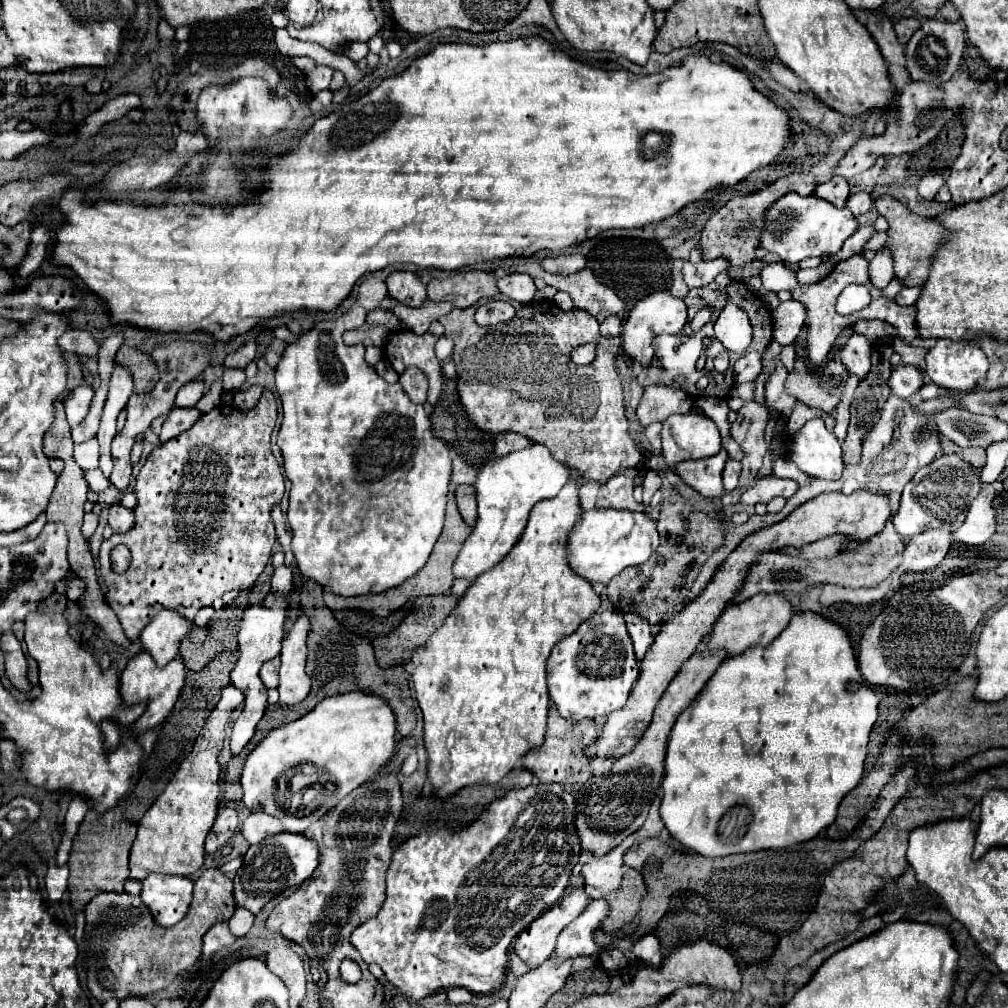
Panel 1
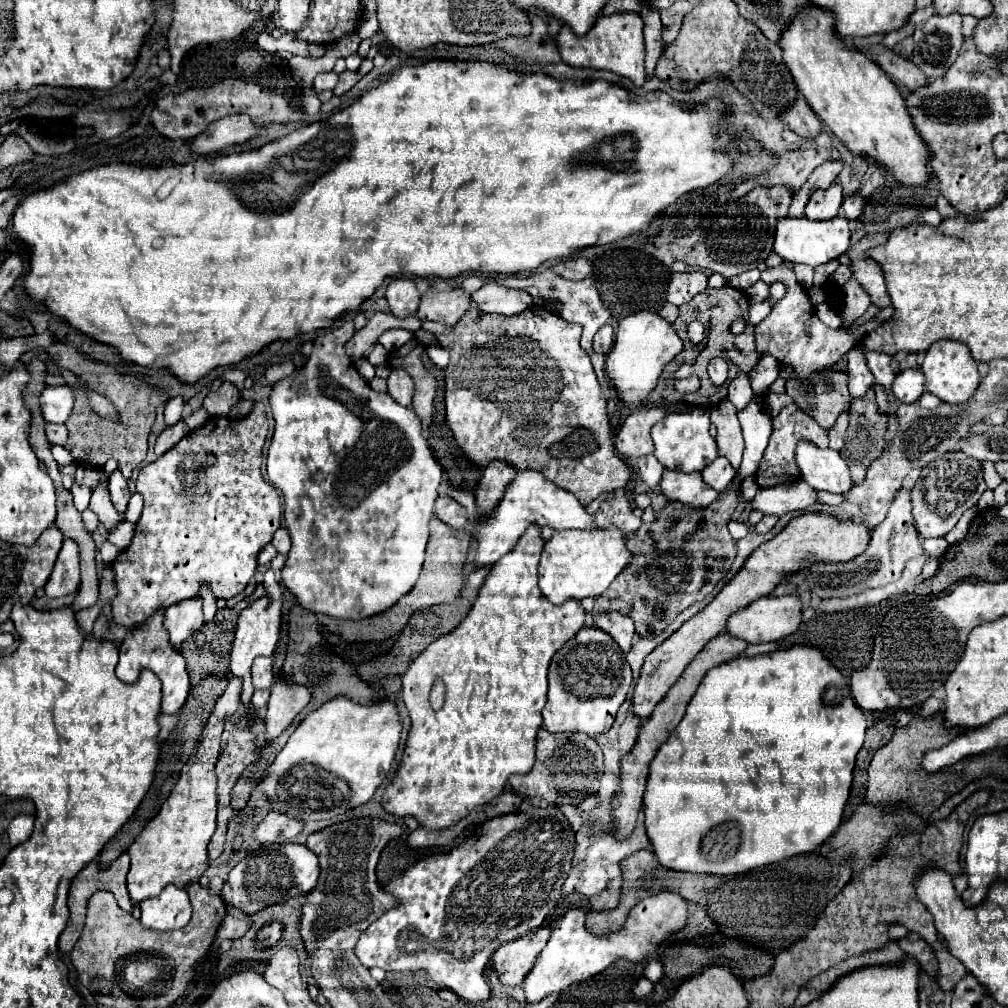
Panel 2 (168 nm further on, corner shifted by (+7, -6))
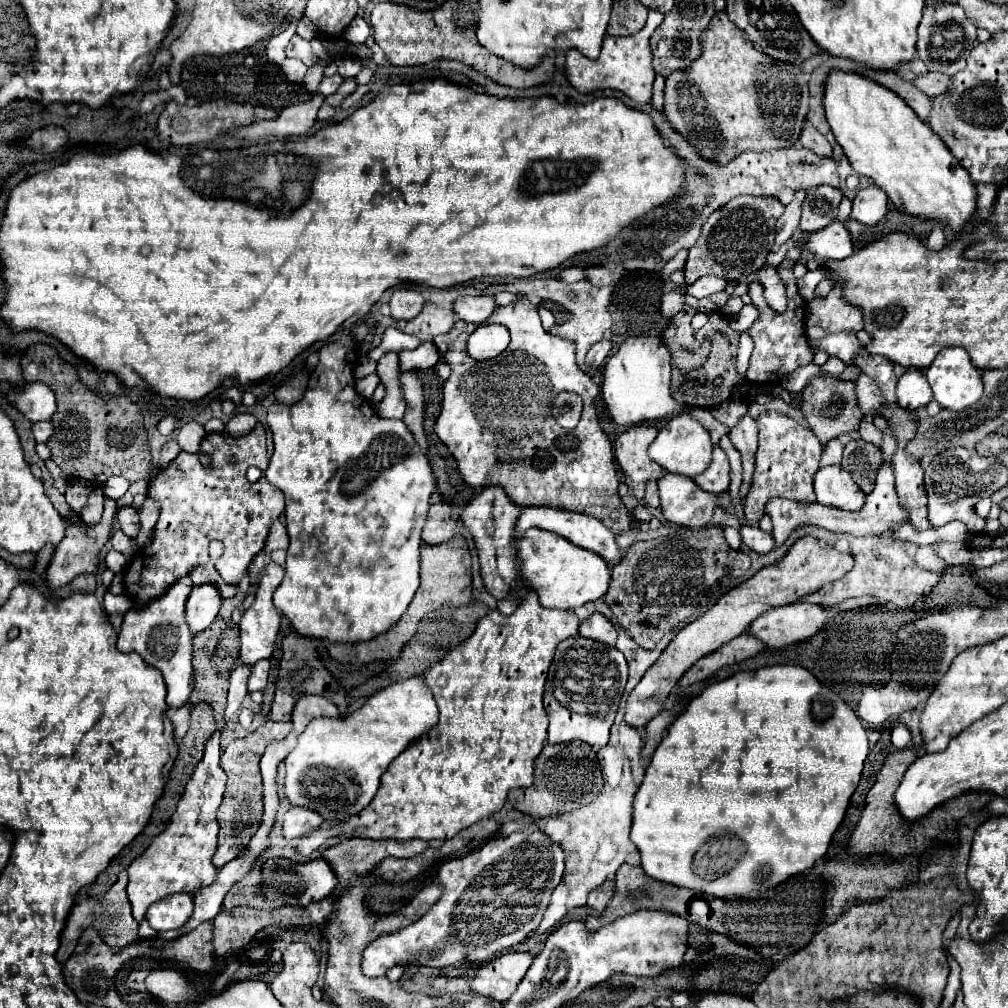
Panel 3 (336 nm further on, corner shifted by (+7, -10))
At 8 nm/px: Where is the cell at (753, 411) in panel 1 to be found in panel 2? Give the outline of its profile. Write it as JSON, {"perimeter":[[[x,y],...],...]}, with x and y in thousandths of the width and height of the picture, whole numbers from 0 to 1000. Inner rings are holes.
{"perimeter":[[[723,482],[713,490],[713,496],[701,504],[686,504],[676,498],[662,498],[648,518],[638,520],[634,528],[622,534],[622,544],[630,548],[630,556],[608,575],[606,583],[592,591],[592,599],[598,607],[616,607],[626,611],[630,625],[636,633],[650,633],[664,617],[684,603],[686,599],[707,589],[709,579],[725,563],[731,550],[729,536],[721,526],[721,518],[729,508],[733,494],[733,482]]]}

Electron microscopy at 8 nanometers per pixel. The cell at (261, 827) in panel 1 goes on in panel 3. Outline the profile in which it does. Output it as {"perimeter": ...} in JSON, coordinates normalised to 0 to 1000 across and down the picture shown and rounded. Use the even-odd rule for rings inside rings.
{"perimeter":[[[291,800],[291,802],[283,808],[281,827],[283,827],[285,833],[295,833],[295,831],[301,831],[301,829],[305,829],[307,825],[314,823],[320,815],[322,815],[322,812],[316,810],[314,806],[311,806],[309,802]]]}

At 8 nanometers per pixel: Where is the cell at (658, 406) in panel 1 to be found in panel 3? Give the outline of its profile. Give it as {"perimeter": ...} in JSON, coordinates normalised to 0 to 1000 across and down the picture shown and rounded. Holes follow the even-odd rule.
{"perimeter":[[[634,421],[618,429],[610,438],[612,460],[626,474],[628,492],[632,496],[638,496],[640,482],[644,476],[654,476],[658,472],[658,464],[642,452],[642,444],[650,437],[650,433],[652,433],[650,423]]]}

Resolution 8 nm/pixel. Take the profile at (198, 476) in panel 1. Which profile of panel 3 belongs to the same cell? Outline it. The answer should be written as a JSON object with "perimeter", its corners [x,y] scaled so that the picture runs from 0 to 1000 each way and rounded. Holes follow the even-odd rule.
{"perimeter":[[[255,421],[247,431],[237,435],[223,429],[205,431],[199,438],[199,448],[207,452],[207,464],[201,462],[197,450],[180,448],[170,458],[170,464],[160,466],[146,484],[146,492],[160,500],[160,510],[150,540],[132,552],[123,567],[123,581],[134,599],[150,597],[195,560],[203,560],[211,536],[223,540],[223,548],[213,558],[215,567],[225,579],[235,579],[253,550],[261,544],[269,518],[283,506],[281,488],[275,482],[267,480],[263,472],[253,480],[243,472],[247,462],[255,462],[263,468],[267,460],[261,421]],[[229,454],[233,454],[233,460],[227,460]]]}

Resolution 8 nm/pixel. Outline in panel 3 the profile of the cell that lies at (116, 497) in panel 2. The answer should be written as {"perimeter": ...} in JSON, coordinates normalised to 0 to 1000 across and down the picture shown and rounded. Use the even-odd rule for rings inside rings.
{"perimeter":[[[124,502],[124,504],[118,504],[116,506],[116,518],[118,518],[118,524],[128,532],[128,534],[134,534],[138,530],[138,512],[136,508],[130,504],[130,502]]]}

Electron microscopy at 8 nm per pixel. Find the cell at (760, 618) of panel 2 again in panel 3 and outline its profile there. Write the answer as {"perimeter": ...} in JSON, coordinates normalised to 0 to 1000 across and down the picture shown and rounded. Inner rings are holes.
{"perimeter":[[[789,597],[777,603],[767,603],[753,611],[743,627],[757,635],[763,643],[777,643],[797,637],[818,621],[820,607],[805,597]]]}

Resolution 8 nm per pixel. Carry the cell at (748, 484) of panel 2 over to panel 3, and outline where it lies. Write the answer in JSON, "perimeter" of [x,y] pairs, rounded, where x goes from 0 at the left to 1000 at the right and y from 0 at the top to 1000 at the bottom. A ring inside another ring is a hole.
{"perimeter":[[[737,522],[735,524],[735,534],[751,550],[761,550],[761,548],[765,548],[769,544],[767,532],[761,530],[761,528],[757,528],[751,522]]]}

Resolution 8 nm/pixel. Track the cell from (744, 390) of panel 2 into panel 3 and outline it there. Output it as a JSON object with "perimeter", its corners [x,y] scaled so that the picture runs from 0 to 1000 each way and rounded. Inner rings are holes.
{"perimeter":[[[739,411],[735,415],[735,419],[723,429],[725,440],[733,446],[735,450],[735,458],[737,458],[737,492],[743,486],[745,474],[747,474],[747,466],[749,466],[749,448],[751,448],[751,421],[749,417]]]}

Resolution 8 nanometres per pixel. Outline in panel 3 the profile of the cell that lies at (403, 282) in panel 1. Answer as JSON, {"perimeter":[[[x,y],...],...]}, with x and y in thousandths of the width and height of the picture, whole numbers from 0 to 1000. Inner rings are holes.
{"perimeter":[[[392,288],[390,294],[388,294],[388,313],[392,317],[408,317],[412,315],[418,306],[422,302],[422,296],[418,294],[418,290],[412,290],[412,288]]]}

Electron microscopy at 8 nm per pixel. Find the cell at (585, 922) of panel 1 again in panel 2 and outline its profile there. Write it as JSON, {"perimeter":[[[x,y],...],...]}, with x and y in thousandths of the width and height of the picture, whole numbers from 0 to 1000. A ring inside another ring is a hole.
{"perimeter":[[[656,885],[644,891],[638,891],[624,905],[620,919],[614,925],[604,929],[588,929],[580,923],[580,903],[566,901],[561,905],[555,919],[549,919],[547,931],[539,944],[535,946],[531,958],[523,966],[519,980],[523,994],[535,994],[547,984],[557,984],[568,974],[582,972],[594,964],[598,964],[612,950],[622,950],[626,954],[636,954],[644,950],[652,937],[660,935],[664,927],[672,925],[682,915],[682,895],[668,885]]]}

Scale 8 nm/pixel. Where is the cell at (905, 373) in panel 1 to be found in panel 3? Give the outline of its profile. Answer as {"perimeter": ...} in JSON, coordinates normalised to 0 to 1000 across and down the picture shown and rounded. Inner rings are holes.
{"perimeter":[[[902,365],[892,375],[890,397],[892,397],[892,401],[896,401],[896,405],[900,405],[904,409],[914,405],[914,403],[920,403],[926,397],[924,383],[922,383],[922,379],[914,367]]]}

